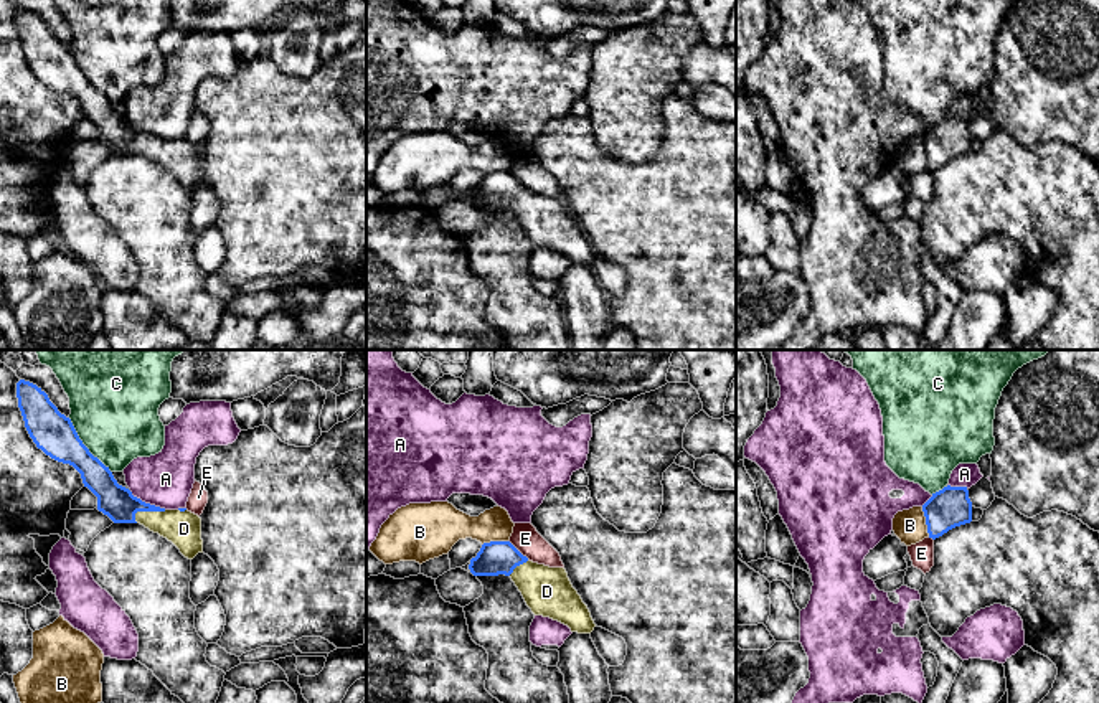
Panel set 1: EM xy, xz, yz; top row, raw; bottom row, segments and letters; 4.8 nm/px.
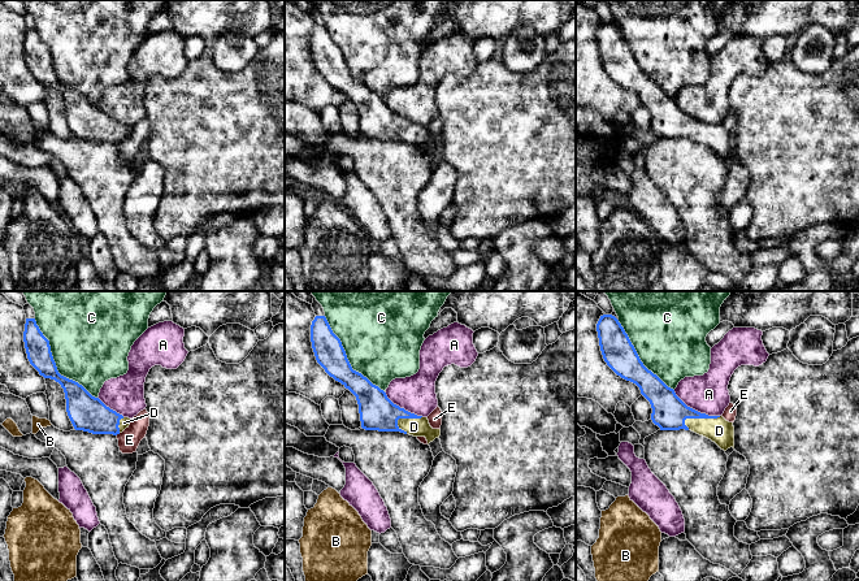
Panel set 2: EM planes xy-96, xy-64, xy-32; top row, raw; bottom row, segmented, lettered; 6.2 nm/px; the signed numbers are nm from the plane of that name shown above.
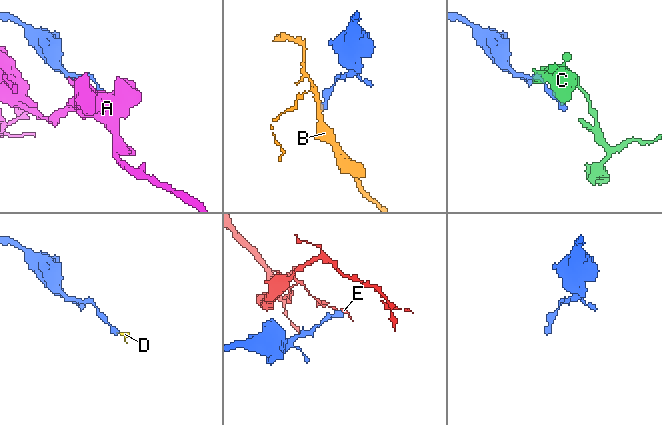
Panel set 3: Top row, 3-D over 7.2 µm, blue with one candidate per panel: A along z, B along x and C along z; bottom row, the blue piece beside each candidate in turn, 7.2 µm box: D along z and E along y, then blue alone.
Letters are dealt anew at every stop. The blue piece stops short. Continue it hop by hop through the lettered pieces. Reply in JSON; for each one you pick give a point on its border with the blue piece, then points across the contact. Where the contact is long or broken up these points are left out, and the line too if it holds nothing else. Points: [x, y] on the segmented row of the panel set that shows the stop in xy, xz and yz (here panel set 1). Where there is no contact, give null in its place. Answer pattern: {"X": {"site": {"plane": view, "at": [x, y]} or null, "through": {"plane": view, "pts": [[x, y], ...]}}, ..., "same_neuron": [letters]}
{"D": {"site": {"plane": "xy", "at": [147, 510]}, "through": {"plane": "xy", "pts": [[114, 500], [126, 509], [147, 510], [157, 520], [183, 528]]}}, "same_neuron": ["D"]}

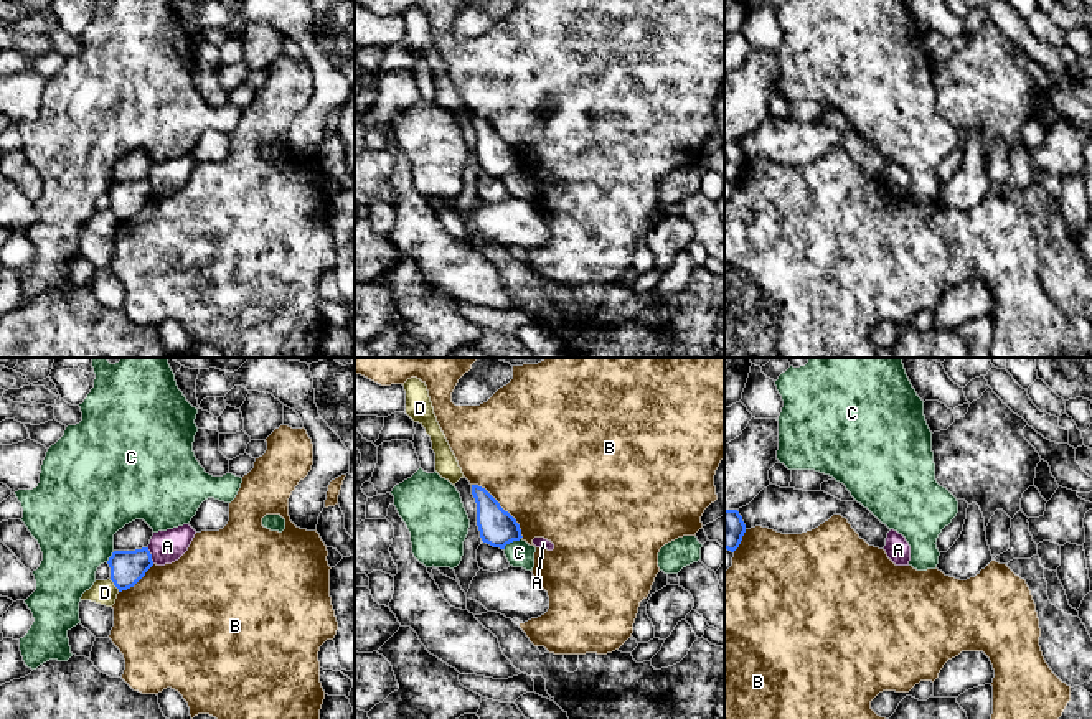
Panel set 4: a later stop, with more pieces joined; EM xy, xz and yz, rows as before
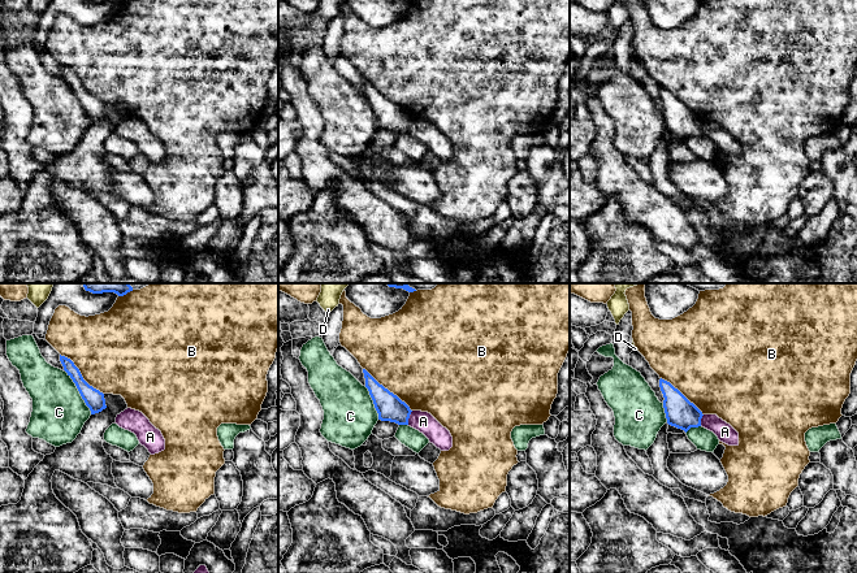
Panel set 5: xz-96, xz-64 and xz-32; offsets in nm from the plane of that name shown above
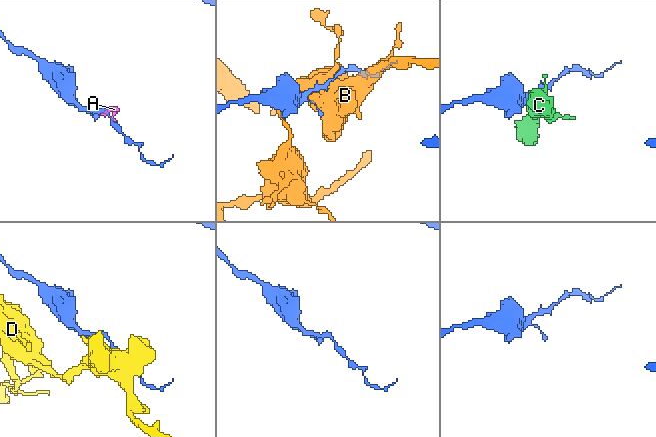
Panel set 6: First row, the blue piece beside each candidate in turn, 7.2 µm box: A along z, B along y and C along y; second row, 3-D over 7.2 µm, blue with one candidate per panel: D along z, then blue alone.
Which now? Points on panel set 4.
{"same_neuron": []}

